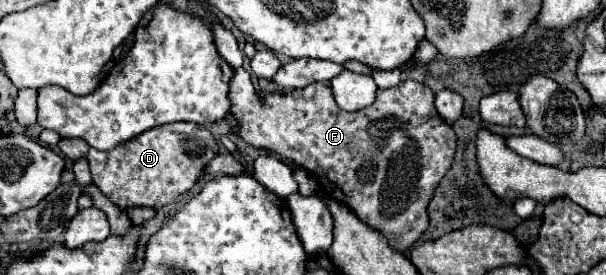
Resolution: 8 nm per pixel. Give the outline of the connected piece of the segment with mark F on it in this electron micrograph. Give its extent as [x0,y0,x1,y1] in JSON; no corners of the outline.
[230,69,456,253]

